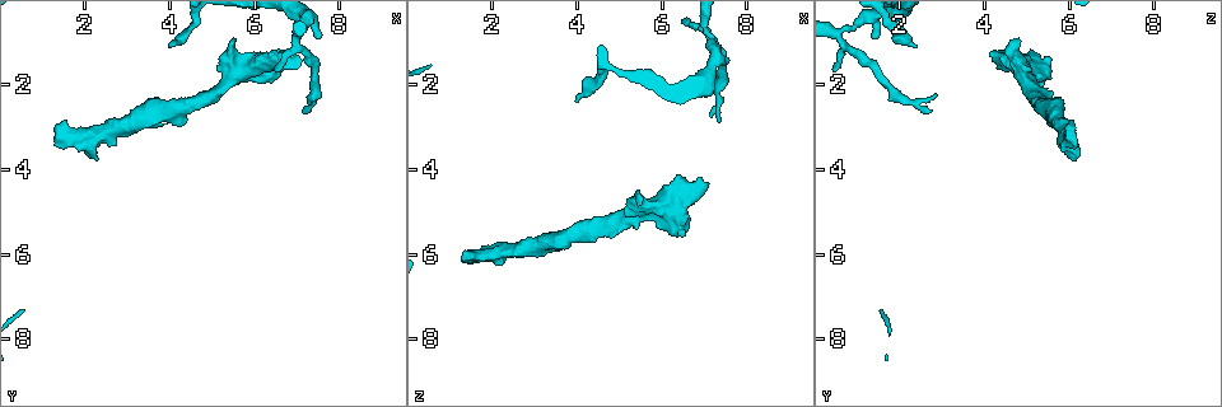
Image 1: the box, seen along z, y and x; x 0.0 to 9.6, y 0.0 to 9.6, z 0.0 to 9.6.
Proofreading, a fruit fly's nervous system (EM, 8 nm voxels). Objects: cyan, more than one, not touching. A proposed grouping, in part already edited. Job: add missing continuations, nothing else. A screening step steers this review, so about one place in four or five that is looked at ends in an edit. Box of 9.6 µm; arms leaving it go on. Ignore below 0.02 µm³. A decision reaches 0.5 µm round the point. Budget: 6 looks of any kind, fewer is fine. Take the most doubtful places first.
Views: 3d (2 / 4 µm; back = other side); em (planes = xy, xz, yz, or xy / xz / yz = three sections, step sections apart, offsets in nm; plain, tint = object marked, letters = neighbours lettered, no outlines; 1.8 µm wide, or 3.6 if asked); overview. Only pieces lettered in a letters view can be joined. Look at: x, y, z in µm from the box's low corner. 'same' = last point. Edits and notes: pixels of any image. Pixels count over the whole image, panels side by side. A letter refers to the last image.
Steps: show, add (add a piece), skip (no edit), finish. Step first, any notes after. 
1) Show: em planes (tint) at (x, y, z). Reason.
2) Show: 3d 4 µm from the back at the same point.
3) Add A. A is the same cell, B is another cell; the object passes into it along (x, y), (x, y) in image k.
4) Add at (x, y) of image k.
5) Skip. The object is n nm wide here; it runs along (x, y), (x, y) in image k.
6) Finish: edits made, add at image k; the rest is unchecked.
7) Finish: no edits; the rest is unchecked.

Show: 3d 2 µm at (7.40, 2.25, 2.90). Tapers out.

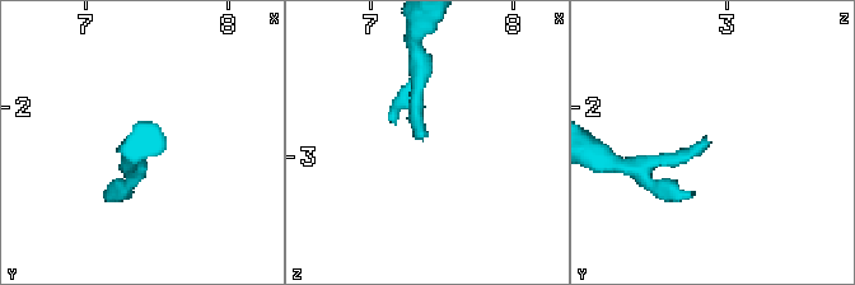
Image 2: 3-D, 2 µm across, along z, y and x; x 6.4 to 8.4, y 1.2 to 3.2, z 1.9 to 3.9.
Show: em planes (tint) at (7.36, 2.24, 2.84).

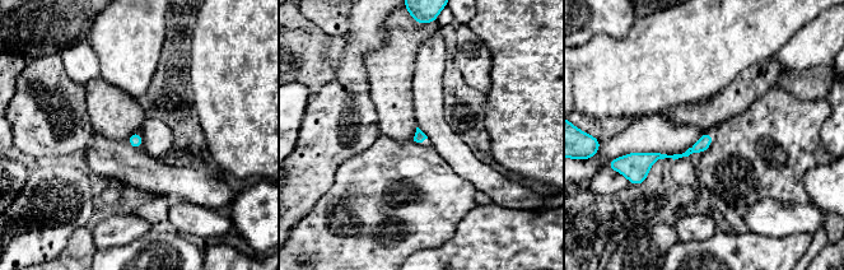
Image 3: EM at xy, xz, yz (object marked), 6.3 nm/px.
Show: em planes (letters) at the same point. What lies round it.

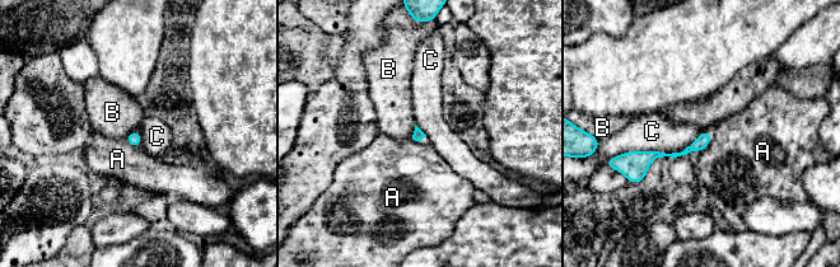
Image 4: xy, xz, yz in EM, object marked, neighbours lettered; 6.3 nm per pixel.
Skip. The longest contact is with C, 550 nm; A, B and C are other cells; none of them fits.

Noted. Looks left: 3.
Show: em 3.6 µm planes (letters) at (1.30, 3.05, 6.20). Branch stops here.

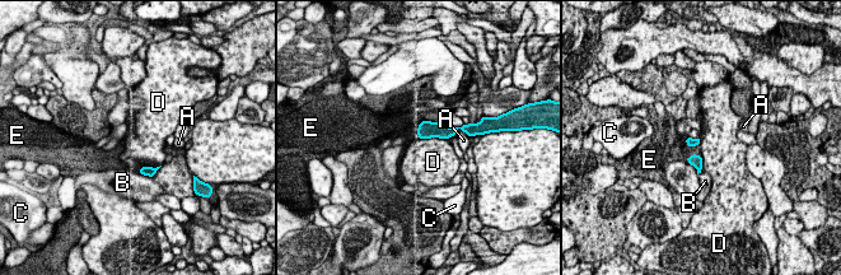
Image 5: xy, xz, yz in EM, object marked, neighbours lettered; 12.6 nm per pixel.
Add E. E is the same cell, A, B, C and D are other cells; the object passes into it along (426, 129), (428, 121), (414, 110) in image 5; it goes on there.

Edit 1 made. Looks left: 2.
Show: overview.

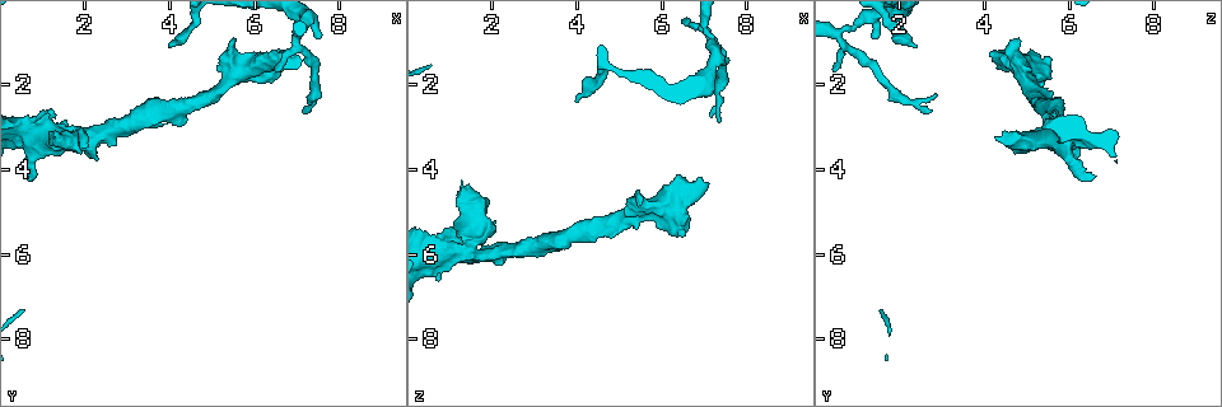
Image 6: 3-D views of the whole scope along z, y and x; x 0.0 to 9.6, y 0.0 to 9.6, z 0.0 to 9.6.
Show: em xy step 8 (letters) at (3.95, 1.10, 2.35). Branch stops here.

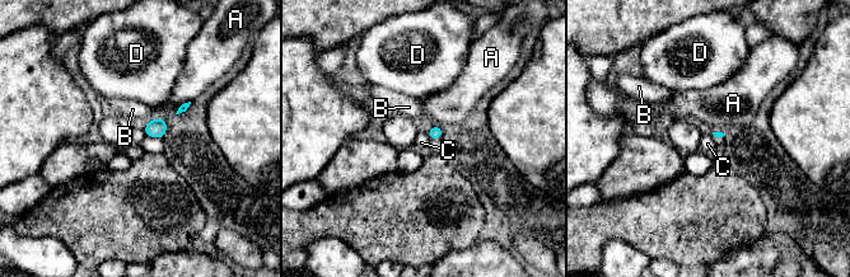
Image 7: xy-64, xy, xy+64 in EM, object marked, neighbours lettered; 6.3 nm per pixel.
Skip. A, B, C and D are other cells; a border runs along (425, 132), (430, 140) in image 7; no lettered piece goes on from it.

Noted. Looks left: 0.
Finish: edits made, add at image 5; the rest is unchecked.

